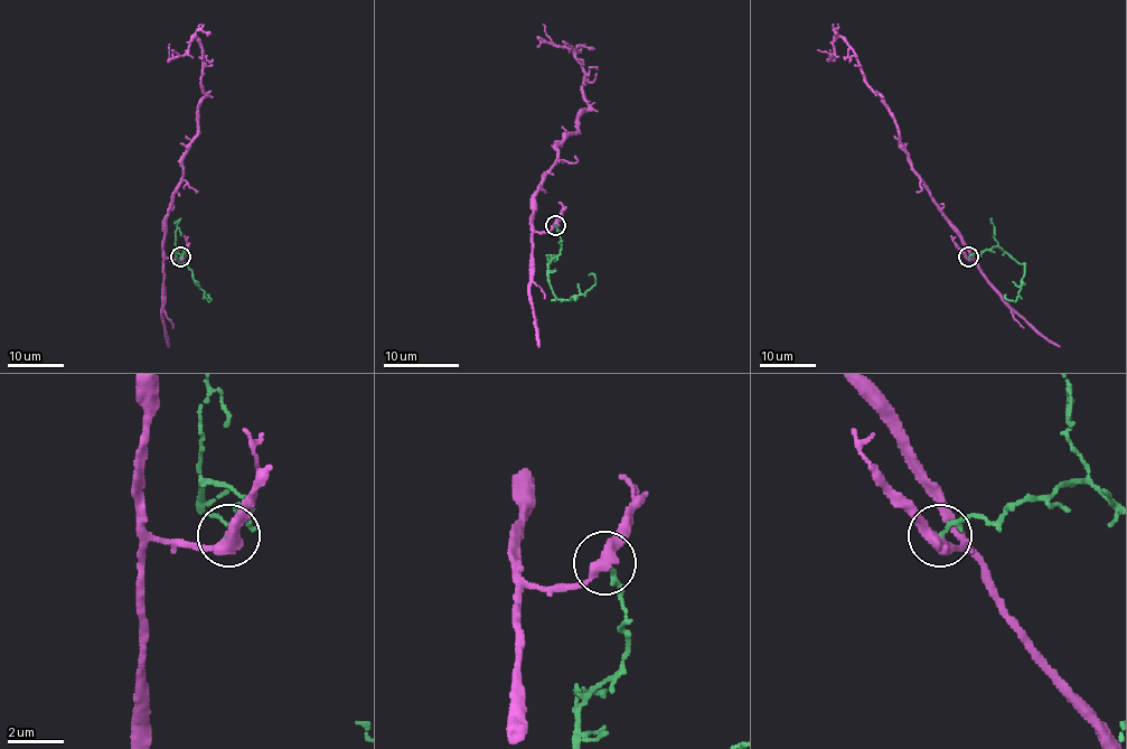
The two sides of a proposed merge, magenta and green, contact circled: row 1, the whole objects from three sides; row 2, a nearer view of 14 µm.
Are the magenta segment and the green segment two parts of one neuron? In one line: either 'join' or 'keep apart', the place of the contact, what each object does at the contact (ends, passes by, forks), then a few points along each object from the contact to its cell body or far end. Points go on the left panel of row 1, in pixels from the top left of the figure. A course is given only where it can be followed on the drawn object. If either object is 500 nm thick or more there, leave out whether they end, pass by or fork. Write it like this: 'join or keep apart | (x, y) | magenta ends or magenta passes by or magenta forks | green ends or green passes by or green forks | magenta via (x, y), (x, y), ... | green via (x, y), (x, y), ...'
keep apart | (180, 256) | magenta passes by | green ends | magenta via (180, 258), (163, 254), (163, 219), (206, 95), (202, 44), (195, 37), (189, 50), (170, 59), (169, 44) | green via (180, 258), (185, 250), (178, 246), (176, 259), (191, 271), (205, 297), (212, 300), (206, 295)

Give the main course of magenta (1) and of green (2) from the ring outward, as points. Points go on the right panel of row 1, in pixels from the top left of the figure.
1: (969, 258), (969, 247), (912, 170), (899, 127), (867, 84), (855, 52), (837, 37), (832, 59), (834, 44)
2: (969, 258), (997, 246), (1024, 263), (1019, 297), (1014, 301), (1005, 295)

